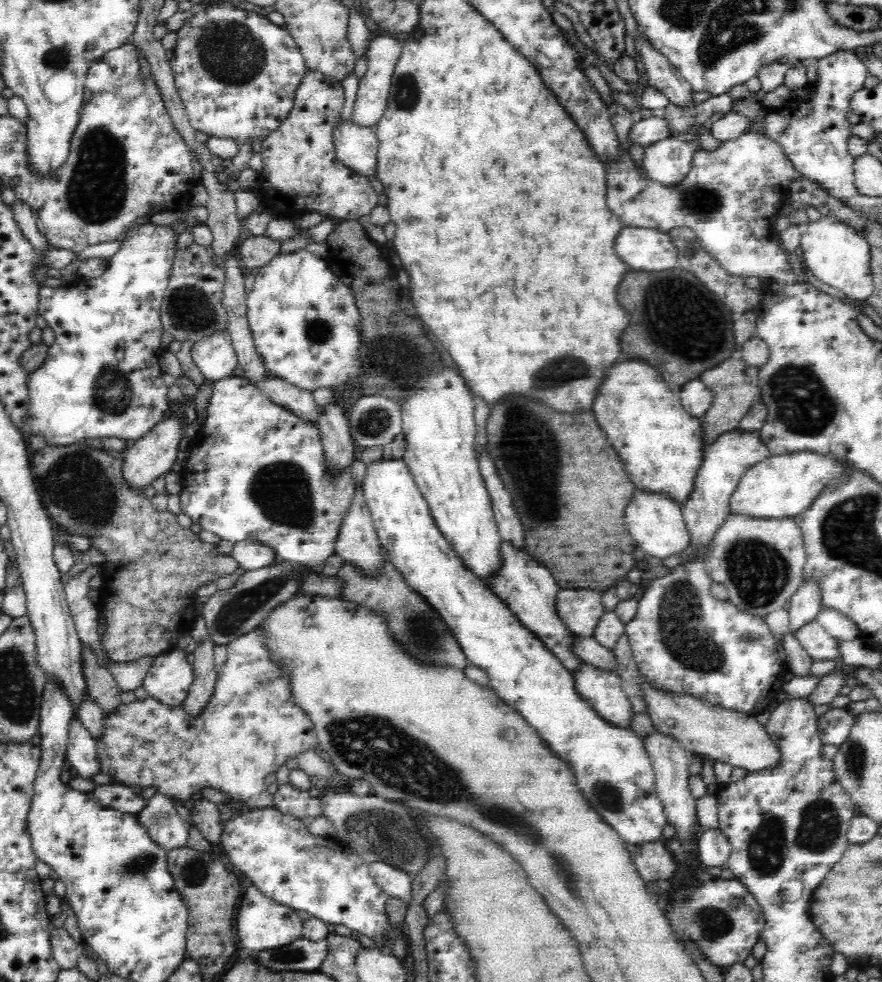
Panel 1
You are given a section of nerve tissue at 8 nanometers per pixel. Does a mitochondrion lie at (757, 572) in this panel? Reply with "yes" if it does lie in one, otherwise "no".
yes

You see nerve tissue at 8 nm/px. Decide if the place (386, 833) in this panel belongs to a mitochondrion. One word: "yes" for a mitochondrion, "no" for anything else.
yes

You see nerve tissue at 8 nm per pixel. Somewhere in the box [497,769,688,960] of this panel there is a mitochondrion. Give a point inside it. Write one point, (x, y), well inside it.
(608, 797)

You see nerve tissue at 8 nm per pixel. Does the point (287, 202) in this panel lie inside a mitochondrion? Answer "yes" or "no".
no

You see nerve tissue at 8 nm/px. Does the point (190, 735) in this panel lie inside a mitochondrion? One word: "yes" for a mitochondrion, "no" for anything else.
no

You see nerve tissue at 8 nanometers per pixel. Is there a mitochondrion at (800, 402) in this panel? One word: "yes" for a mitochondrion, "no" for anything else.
yes

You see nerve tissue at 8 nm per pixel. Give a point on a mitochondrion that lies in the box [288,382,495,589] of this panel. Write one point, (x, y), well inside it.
(373, 423)

